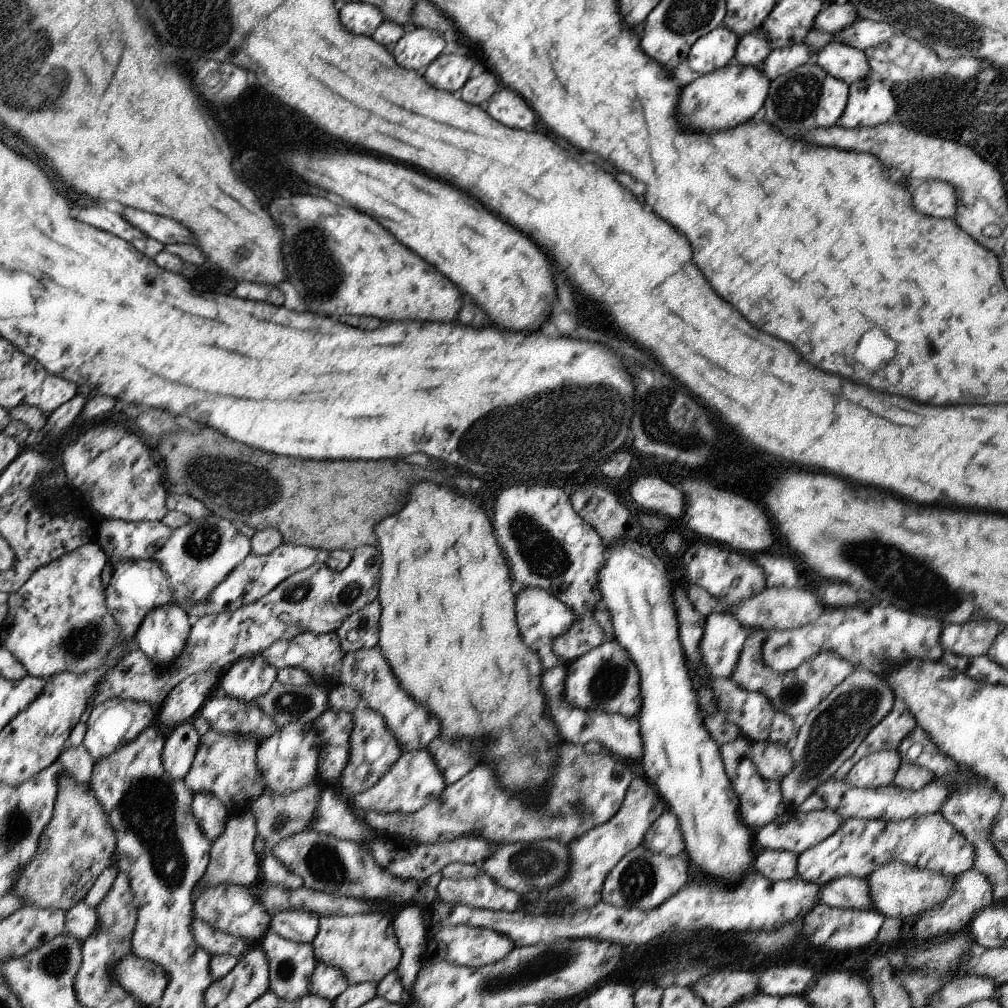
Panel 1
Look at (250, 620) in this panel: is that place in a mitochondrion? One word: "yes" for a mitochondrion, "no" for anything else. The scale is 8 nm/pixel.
no

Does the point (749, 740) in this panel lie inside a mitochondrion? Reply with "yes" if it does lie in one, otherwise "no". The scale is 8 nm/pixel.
no

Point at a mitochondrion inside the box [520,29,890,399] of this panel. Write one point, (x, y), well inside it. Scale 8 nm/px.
(799, 97)

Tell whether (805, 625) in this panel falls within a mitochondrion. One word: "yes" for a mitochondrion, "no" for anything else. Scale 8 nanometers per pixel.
no

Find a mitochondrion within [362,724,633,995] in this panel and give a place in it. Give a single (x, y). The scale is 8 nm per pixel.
(529, 864)

